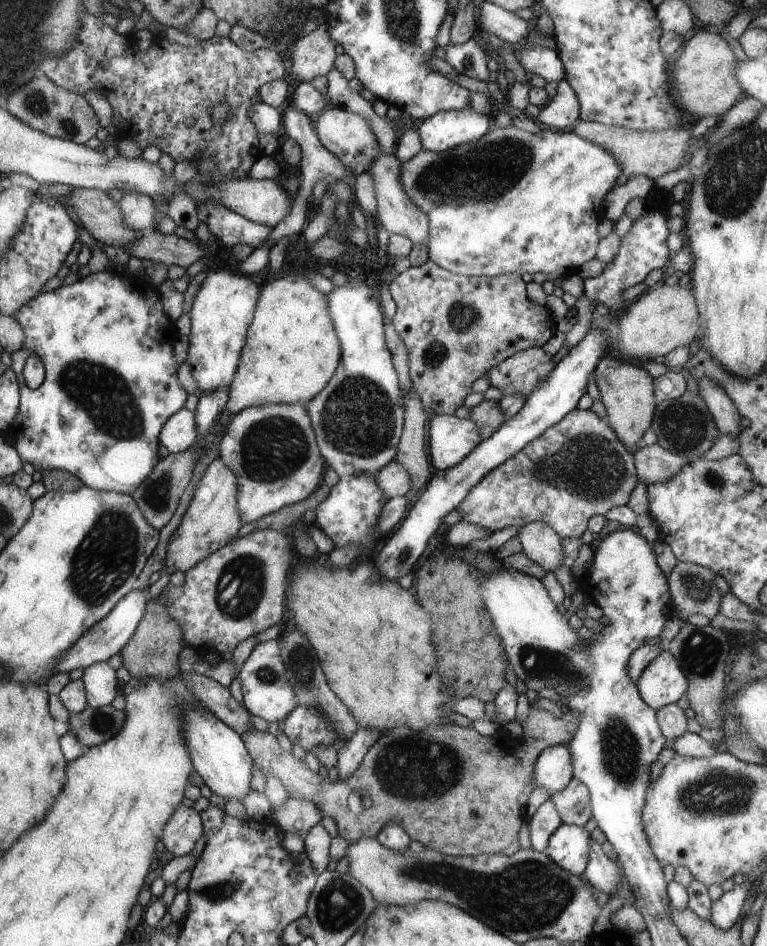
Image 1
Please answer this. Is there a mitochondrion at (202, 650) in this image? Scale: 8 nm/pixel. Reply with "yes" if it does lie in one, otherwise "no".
no

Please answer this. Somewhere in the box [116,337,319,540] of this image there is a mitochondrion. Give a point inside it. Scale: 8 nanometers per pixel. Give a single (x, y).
(273, 448)

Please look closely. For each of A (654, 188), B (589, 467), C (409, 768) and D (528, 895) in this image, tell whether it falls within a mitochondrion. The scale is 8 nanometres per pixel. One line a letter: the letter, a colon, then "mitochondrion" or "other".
A: other
B: mitochondrion
C: mitochondrion
D: mitochondrion

